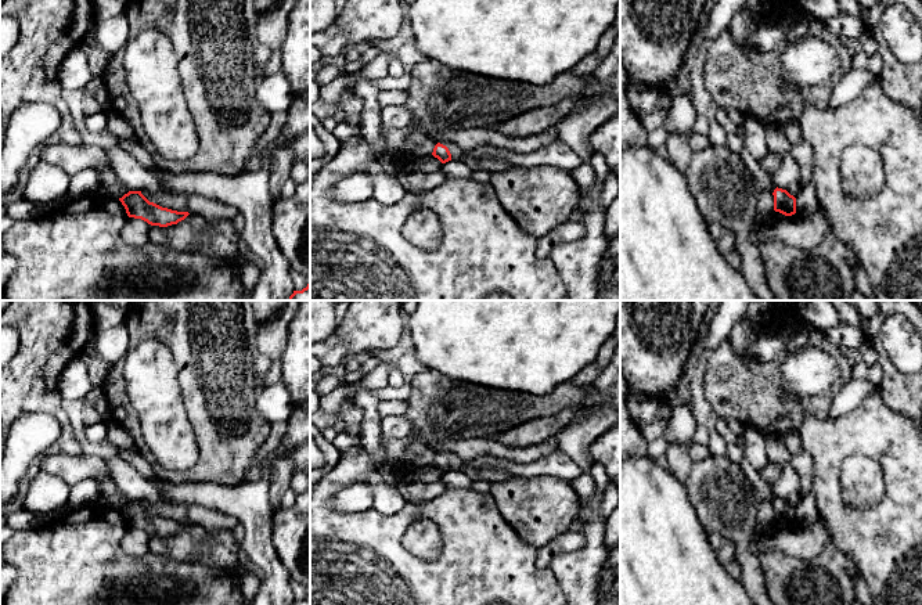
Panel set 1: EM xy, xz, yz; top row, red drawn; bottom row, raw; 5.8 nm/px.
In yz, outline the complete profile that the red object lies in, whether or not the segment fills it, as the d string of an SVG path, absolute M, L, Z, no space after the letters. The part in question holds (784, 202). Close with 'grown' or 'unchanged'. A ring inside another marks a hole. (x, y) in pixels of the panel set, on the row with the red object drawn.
M775 188L774 192L774 210L785 216L792 216L796 213L796 198L790 195L786 190Z; unchanged

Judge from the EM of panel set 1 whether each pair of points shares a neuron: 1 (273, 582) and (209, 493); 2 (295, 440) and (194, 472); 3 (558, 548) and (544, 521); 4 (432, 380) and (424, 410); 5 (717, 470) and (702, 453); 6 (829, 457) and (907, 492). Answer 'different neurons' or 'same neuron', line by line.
1: same neuron
2: different neurons
3: different neurons
4: same neuron
5: different neurons
6: same neuron

